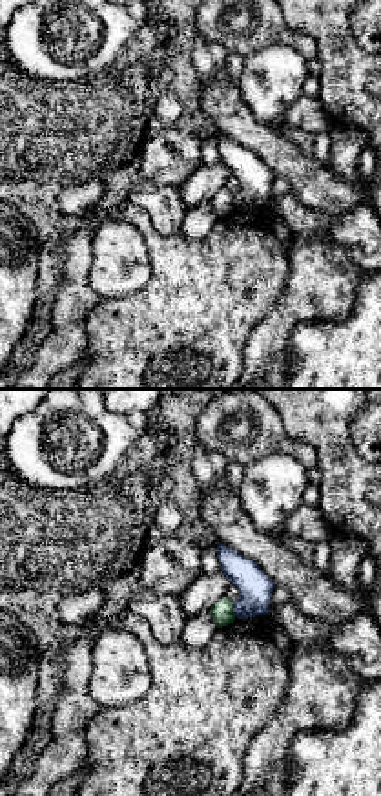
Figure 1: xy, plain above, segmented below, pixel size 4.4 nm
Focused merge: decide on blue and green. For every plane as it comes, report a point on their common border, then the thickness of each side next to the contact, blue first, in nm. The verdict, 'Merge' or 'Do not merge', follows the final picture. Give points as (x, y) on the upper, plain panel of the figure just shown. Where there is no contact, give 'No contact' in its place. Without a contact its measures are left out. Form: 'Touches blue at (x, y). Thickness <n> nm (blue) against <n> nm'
Touches blue at (234, 199). Thickness 150 nm (blue) against 100 nm

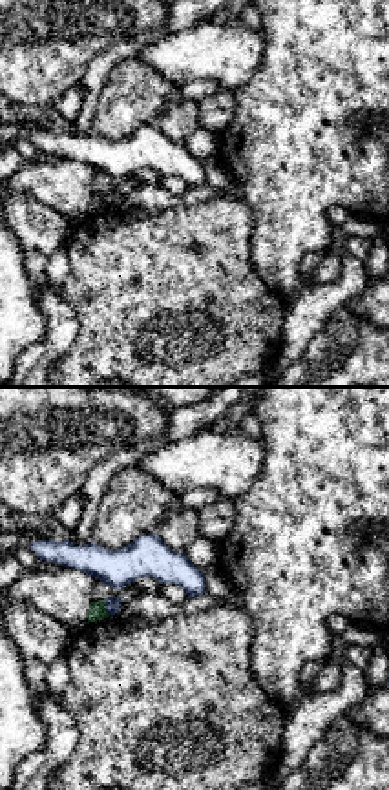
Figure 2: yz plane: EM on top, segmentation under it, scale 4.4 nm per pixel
Touches blue at (106, 197). Thickness 60 nm (blue) against 80 nm

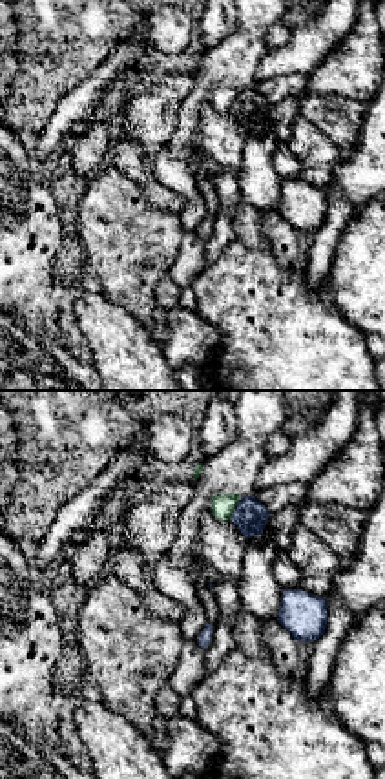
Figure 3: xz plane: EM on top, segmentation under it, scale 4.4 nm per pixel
Touches blue at (236, 101). Thickness 150 nm (blue) against 110 nm

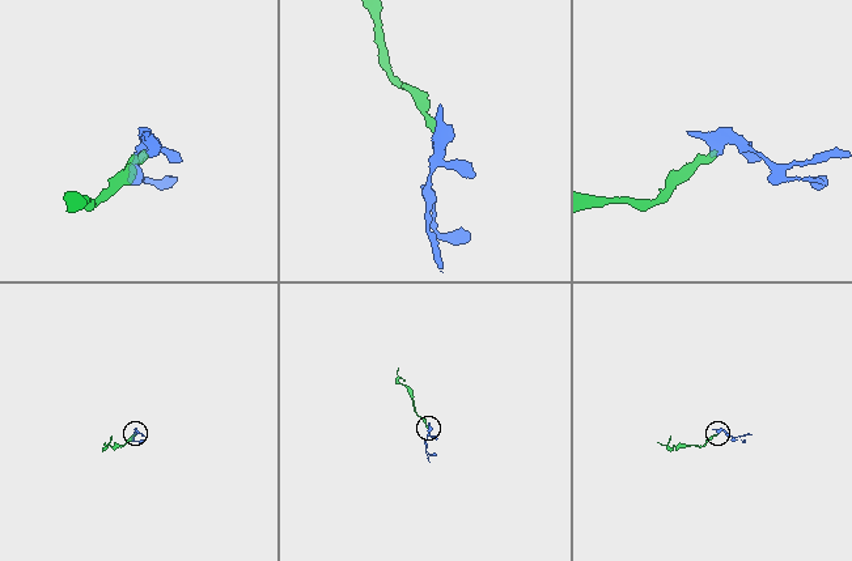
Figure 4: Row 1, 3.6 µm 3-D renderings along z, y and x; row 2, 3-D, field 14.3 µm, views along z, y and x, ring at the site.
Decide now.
Do not merge

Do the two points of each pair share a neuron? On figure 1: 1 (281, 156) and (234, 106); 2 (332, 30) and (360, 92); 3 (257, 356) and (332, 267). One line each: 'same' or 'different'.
1: same
2: same
3: same

